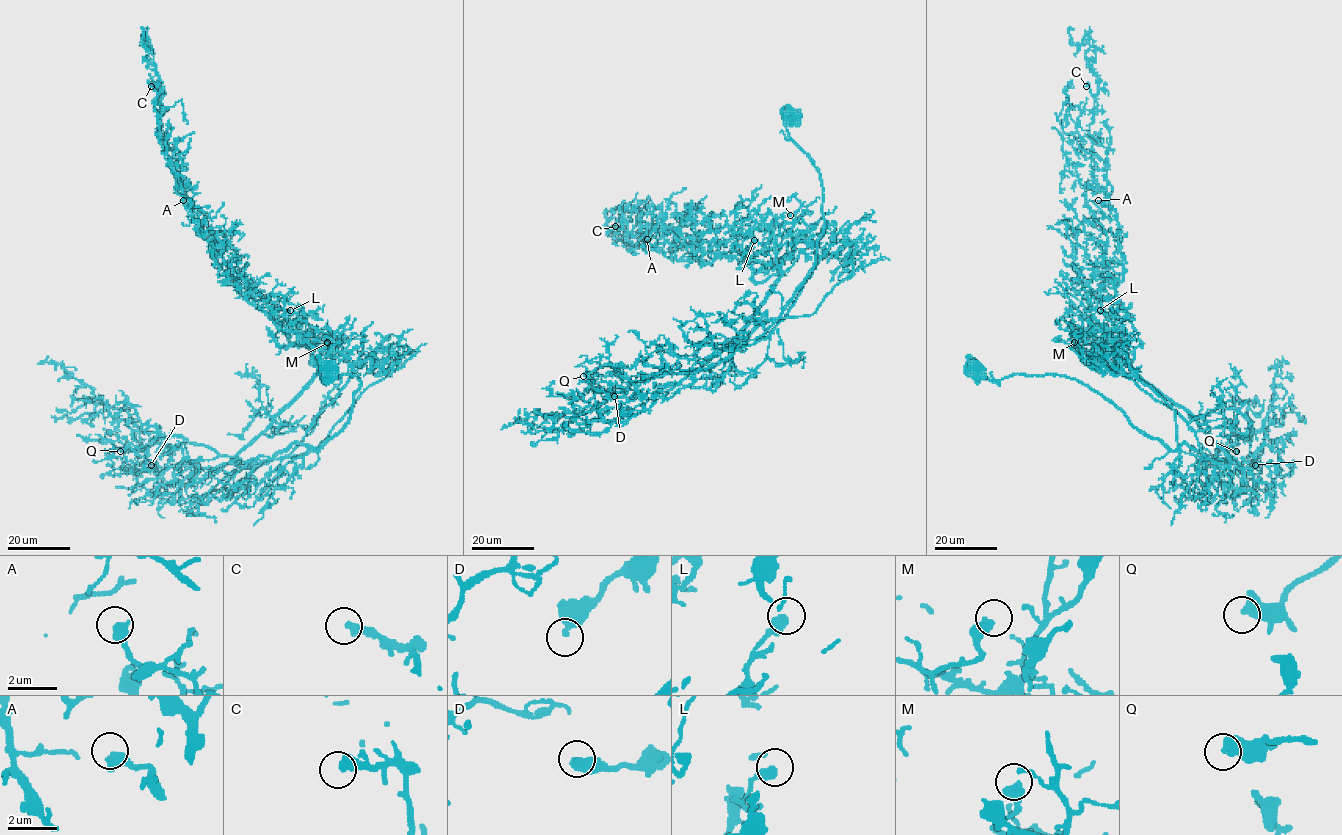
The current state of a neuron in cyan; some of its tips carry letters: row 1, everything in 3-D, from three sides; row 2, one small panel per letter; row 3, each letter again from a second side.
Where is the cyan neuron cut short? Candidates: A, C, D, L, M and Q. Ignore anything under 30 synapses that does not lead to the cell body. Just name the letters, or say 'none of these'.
C

